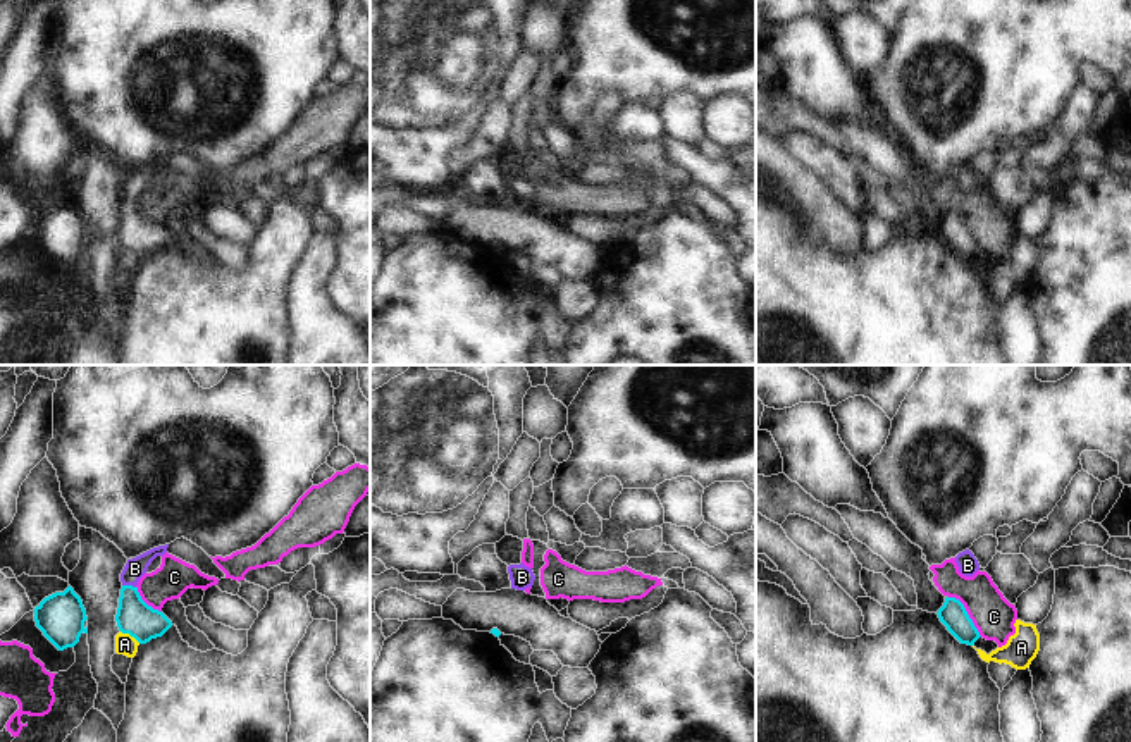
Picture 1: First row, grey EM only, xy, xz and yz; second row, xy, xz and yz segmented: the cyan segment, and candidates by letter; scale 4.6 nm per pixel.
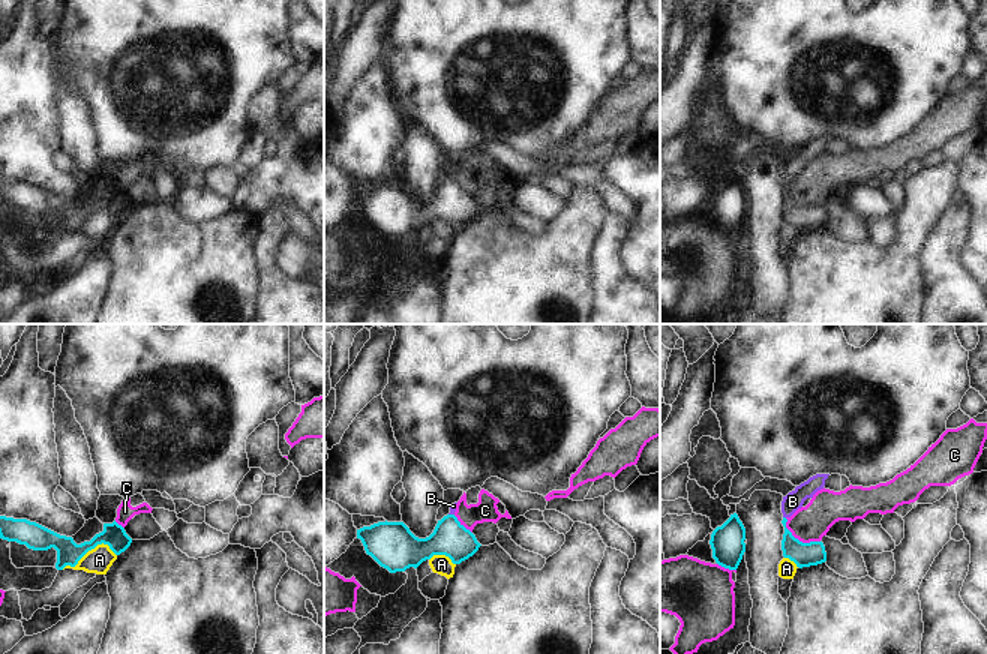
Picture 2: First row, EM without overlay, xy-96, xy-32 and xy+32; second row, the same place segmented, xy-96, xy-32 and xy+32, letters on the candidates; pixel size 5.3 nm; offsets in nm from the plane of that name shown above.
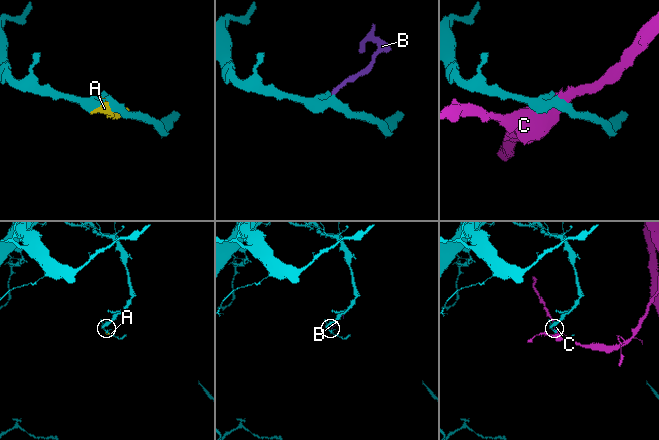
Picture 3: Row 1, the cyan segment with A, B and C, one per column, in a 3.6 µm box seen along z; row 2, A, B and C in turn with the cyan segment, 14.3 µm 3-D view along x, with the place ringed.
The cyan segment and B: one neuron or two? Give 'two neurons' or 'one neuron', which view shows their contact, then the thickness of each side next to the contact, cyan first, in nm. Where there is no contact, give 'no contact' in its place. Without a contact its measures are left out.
one neuron; meets cyan in xy; 170 nm thick on the cyan side, 100 nm on the other

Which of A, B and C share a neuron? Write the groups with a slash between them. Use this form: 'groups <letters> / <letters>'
groups A / B / C

